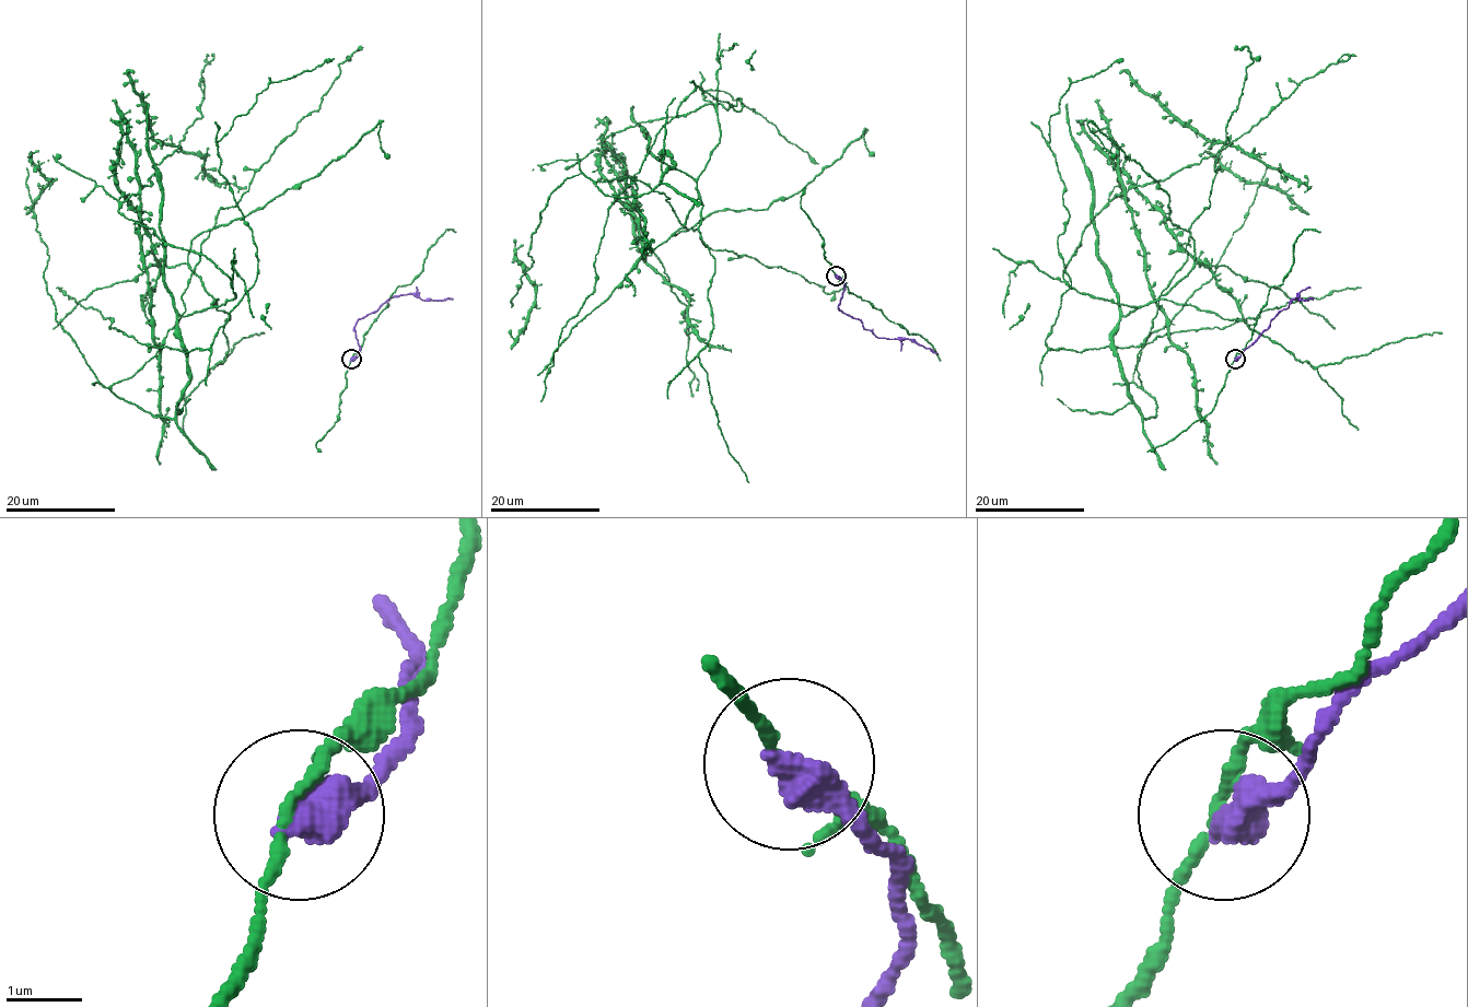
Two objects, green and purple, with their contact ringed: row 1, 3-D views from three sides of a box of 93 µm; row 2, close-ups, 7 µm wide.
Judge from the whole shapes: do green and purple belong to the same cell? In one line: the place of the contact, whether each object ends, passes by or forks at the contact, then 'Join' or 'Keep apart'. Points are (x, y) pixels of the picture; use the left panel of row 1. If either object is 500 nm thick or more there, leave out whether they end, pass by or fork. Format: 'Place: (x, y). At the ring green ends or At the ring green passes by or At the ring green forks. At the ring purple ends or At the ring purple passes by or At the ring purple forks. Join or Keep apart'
Place: (351, 359). At the ring green passes by. At the ring purple ends. Keep apart

